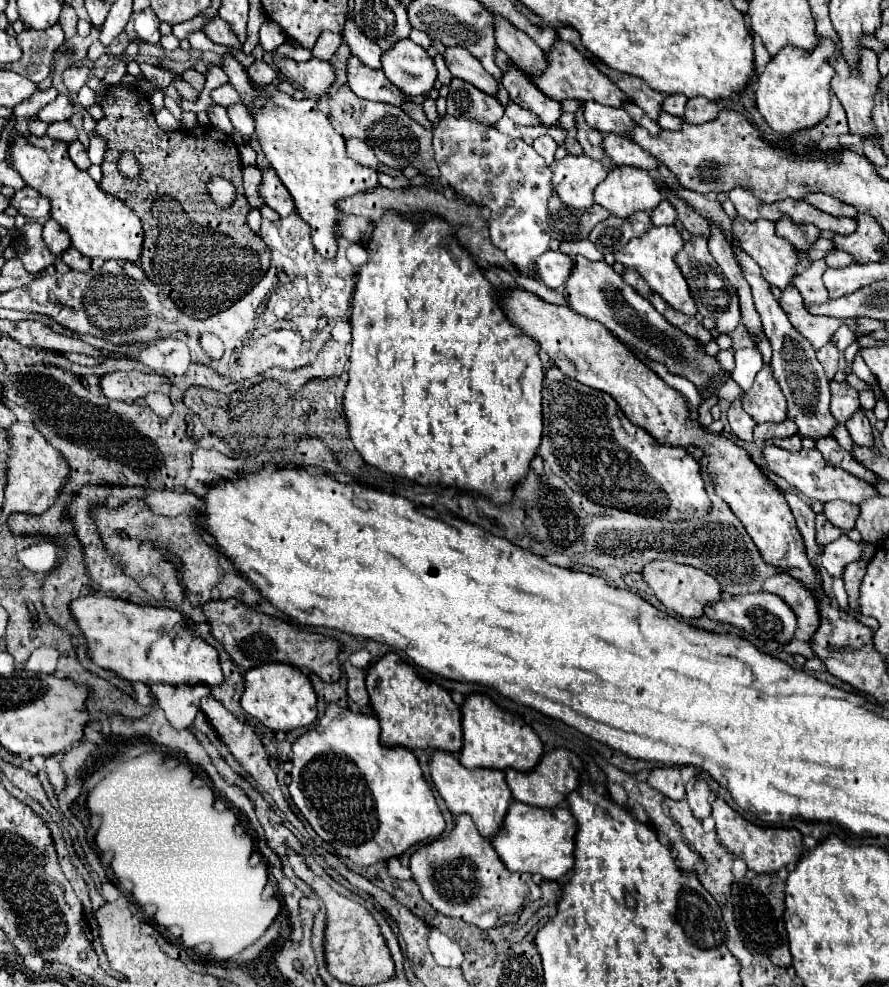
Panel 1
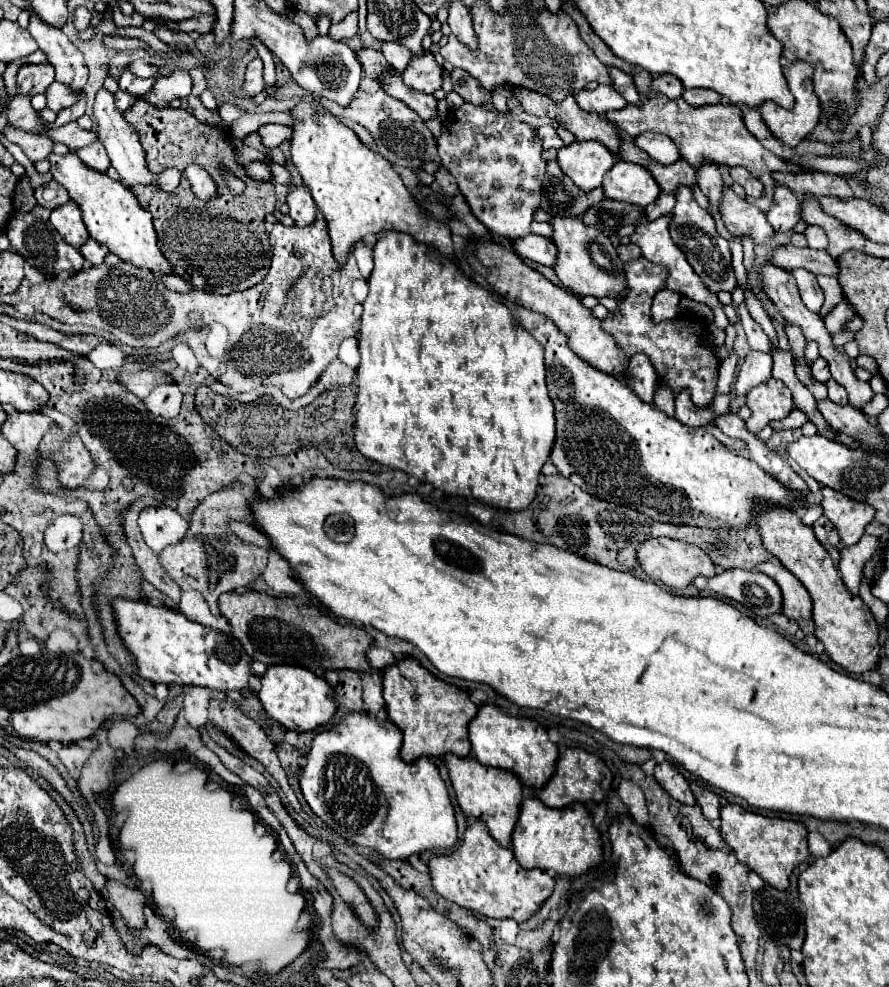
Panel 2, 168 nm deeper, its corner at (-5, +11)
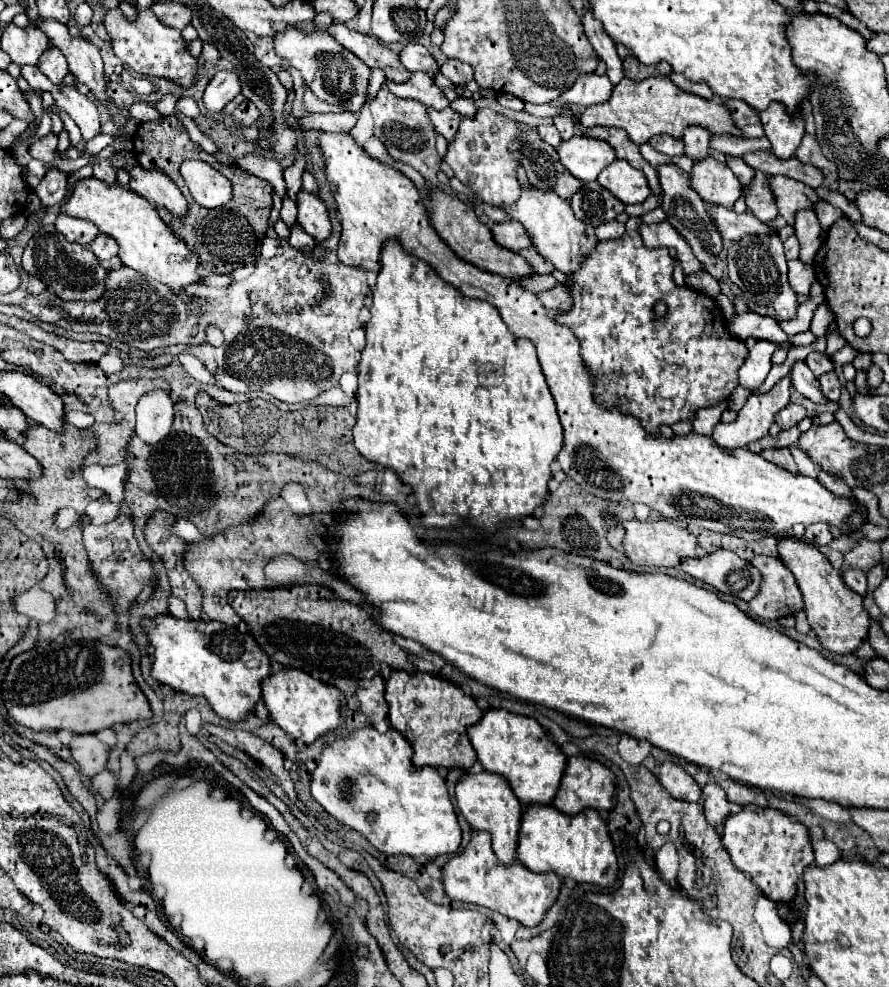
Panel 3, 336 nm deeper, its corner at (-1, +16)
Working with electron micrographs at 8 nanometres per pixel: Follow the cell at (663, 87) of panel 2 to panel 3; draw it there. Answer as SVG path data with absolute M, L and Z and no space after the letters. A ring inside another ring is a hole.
M628 56L624 60L624 76L630 78L630 80L646 80L648 76L658 76L658 74L670 74L667 72L671 69L671 66L667 62L661 62L656 66L646 66L642 64L638 58L634 56Z

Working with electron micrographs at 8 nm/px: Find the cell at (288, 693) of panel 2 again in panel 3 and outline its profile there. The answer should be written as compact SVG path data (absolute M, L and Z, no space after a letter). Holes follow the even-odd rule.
M286 668L268 676L268 680L264 680L262 684L262 698L272 720L296 742L312 744L320 736L344 724L344 718L342 718L344 694L338 688L328 686L312 678L310 674L294 668Z

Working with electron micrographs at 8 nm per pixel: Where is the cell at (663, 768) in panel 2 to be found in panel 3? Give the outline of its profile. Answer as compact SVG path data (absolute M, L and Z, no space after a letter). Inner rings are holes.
M664 762L658 770L660 784L678 800L686 802L698 802L702 796L702 788L694 782L692 776L688 776L682 768L674 766L672 762Z

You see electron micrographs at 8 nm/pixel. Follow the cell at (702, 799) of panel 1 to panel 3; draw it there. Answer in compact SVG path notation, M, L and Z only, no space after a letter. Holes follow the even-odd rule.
M706 784L702 788L704 798L704 814L712 826L722 826L730 814L730 802L726 800L724 790L718 784Z

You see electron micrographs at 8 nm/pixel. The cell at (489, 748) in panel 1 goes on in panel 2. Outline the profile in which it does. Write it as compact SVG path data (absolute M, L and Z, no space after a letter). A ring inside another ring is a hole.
M480 705L468 729L472 755L488 767L502 767L506 771L514 771L526 787L542 787L554 773L558 747L548 739L546 729L534 719L516 719L496 705Z

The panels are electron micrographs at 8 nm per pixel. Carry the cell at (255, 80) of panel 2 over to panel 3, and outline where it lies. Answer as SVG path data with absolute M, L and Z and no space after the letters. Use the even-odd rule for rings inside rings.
M218 72L204 90L204 106L210 112L220 112L234 96L240 94L240 80L234 72Z

